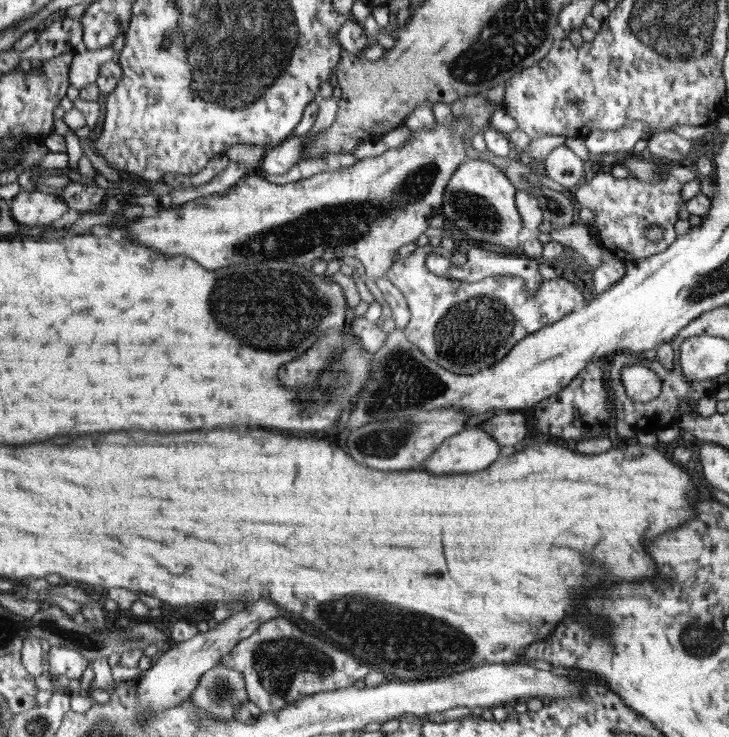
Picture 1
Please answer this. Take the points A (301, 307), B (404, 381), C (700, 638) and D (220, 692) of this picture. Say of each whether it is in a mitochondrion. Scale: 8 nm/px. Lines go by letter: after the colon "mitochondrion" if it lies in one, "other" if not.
A: mitochondrion
B: mitochondrion
C: mitochondrion
D: mitochondrion

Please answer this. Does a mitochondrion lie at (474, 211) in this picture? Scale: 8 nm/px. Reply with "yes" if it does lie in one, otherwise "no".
yes

